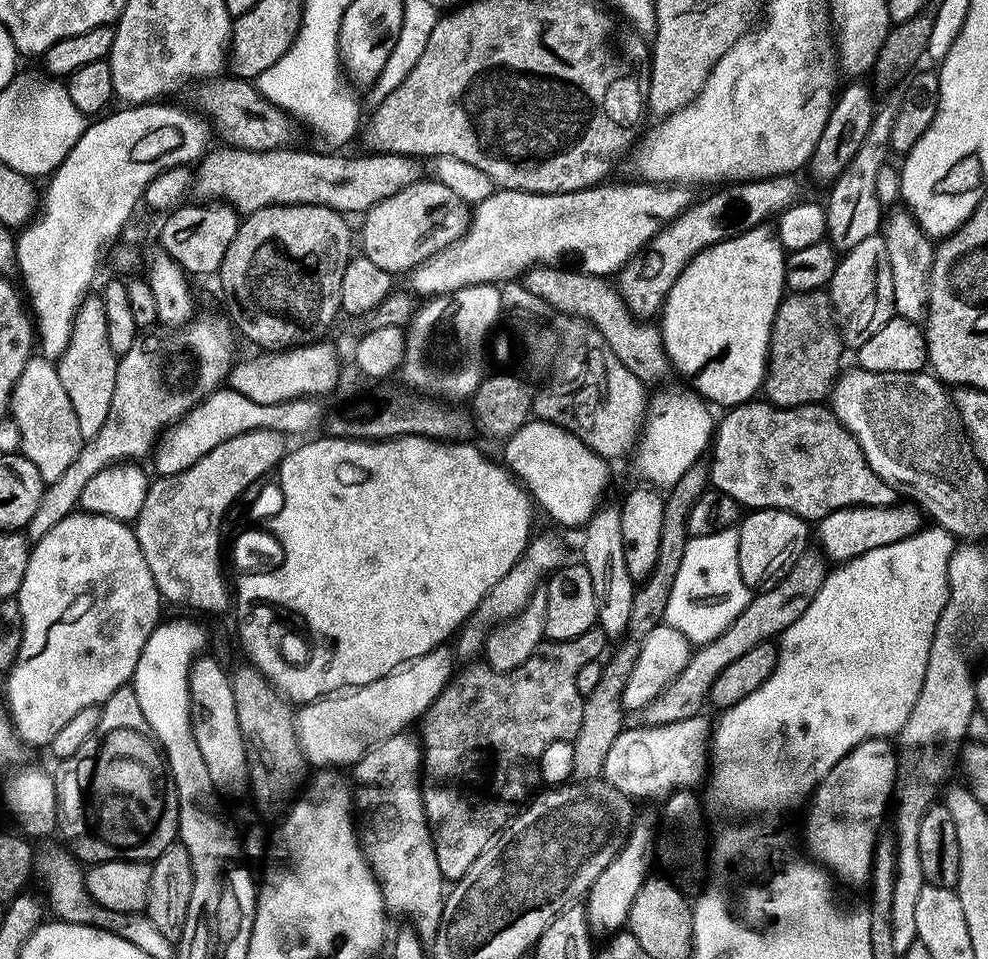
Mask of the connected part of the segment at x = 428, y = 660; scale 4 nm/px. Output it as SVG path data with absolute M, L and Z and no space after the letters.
M444 646L435 648L433 652L422 654L422 658L414 658L409 664L390 670L390 674L369 684L307 701L296 713L296 733L309 765L355 765L366 750L405 731L411 720L419 721L454 675L454 656L446 649Z

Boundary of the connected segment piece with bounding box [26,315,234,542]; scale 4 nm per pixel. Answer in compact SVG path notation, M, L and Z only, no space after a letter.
M197 315L181 328L152 330L132 341L130 350L126 350L126 354L119 357L114 382L114 402L110 402L110 414L106 414L102 430L98 430L94 438L85 440L81 452L67 467L66 472L57 481L45 487L42 502L38 502L38 510L34 510L34 518L30 518L26 529L29 541L42 539L50 530L54 530L54 526L58 526L58 522L62 522L62 518L77 511L82 490L94 475L113 464L143 461L143 456L147 457L155 449L156 441L164 435L166 428L177 424L190 409L198 406L211 392L216 391L227 381L234 356L232 356L232 338L227 333L229 325L225 324L212 316Z

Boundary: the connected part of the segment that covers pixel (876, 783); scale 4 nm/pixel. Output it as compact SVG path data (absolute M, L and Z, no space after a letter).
M887 739L867 740L854 750L850 750L835 764L822 778L822 782L807 801L808 813L804 816L804 844L808 847L807 855L813 861L819 862L833 877L841 876L852 884L869 883L872 874L872 858L875 854L878 831L876 823L884 816L884 807L890 804L894 796L894 789L898 783L898 756L891 748Z

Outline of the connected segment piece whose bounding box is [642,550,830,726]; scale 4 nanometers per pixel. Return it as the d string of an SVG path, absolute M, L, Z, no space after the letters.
M805 550L801 553L792 569L773 588L757 591L749 599L746 610L742 610L742 614L738 614L738 618L734 618L734 622L718 638L693 651L678 678L642 710L643 721L650 726L664 725L701 713L703 706L707 705L711 686L718 674L722 674L722 670L726 670L734 658L742 658L746 650L754 650L754 646L775 641L780 633L794 626L794 622L802 618L806 606L814 602L814 594L818 594L829 571L829 565L819 551Z

